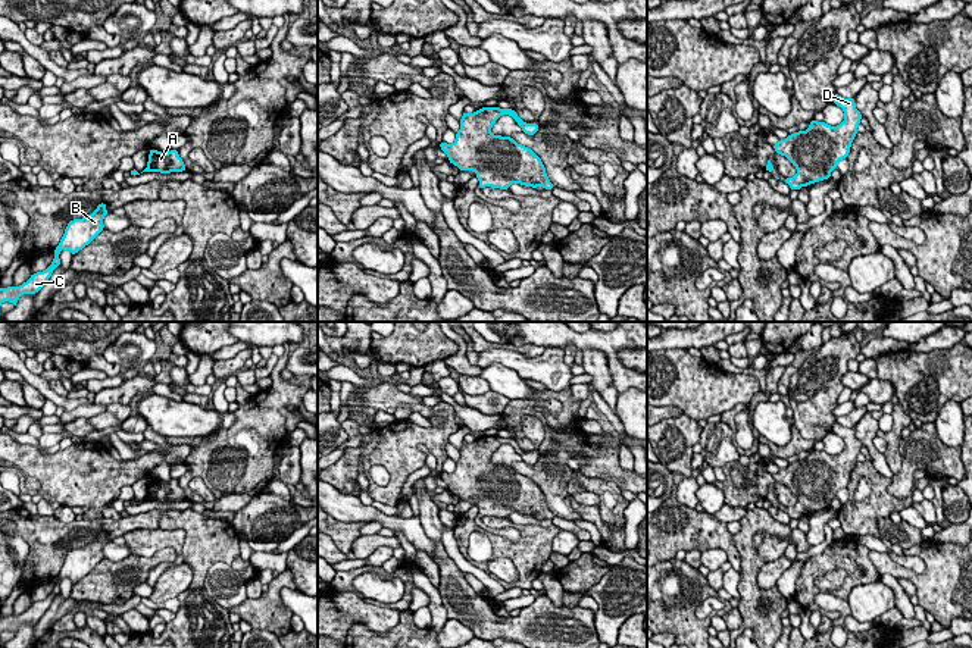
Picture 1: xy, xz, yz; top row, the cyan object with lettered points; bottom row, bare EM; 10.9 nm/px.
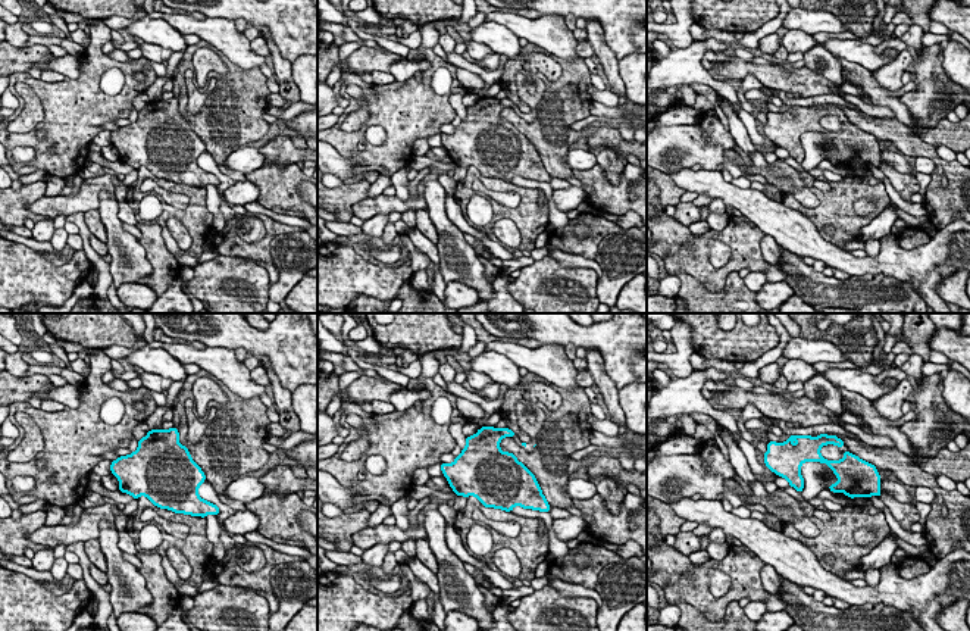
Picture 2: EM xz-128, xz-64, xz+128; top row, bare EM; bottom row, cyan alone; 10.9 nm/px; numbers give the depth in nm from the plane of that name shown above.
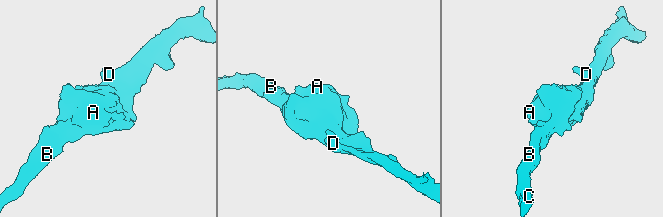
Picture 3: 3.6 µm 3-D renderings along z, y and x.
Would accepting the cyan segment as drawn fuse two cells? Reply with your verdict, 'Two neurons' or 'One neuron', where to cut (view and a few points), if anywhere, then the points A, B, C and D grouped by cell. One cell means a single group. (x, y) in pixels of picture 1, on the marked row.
One neuron. No split. Groups: A B C D

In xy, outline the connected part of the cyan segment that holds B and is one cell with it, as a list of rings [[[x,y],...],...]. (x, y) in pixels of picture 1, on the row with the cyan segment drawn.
[[[100,203],[91,215],[71,220],[54,250],[51,264],[43,272],[32,273],[31,278],[19,287],[0,288],[0,304],[9,301],[16,306],[22,294],[37,294],[49,281],[53,270],[60,266],[60,251],[68,248],[74,256],[88,245],[104,229],[103,217],[107,213],[106,203]]]

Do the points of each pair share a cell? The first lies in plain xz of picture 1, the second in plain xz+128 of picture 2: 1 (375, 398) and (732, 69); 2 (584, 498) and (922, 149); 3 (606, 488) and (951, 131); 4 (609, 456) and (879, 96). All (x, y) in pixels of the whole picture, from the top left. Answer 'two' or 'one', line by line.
1: one
2: two
3: two
4: one

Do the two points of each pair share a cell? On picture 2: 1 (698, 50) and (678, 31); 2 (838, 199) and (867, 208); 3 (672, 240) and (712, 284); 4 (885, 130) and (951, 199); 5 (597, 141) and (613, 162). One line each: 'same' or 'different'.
1: different
2: different
3: different
4: same
5: different

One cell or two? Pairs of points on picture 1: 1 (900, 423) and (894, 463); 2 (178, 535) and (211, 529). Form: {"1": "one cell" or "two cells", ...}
{"1": "one cell", "2": "two cells"}

